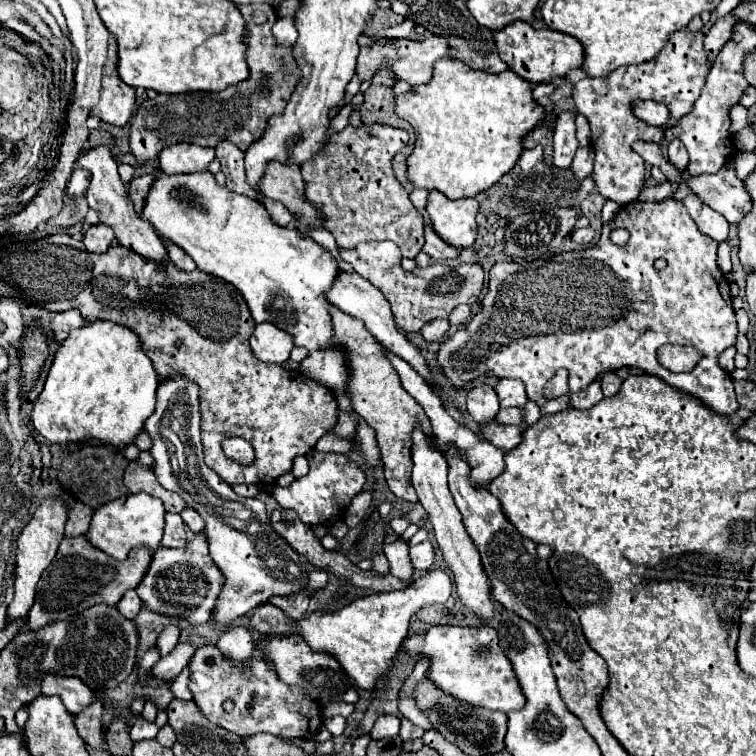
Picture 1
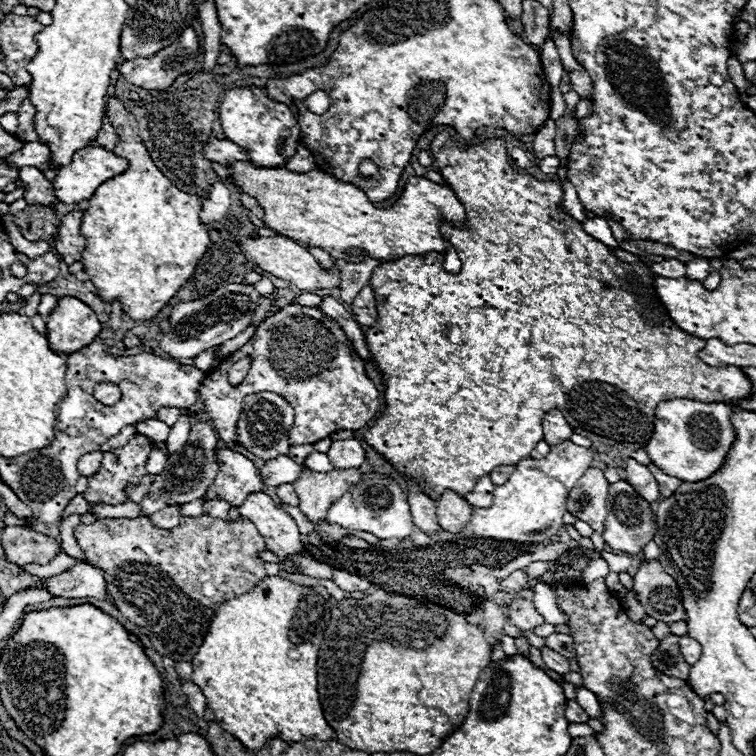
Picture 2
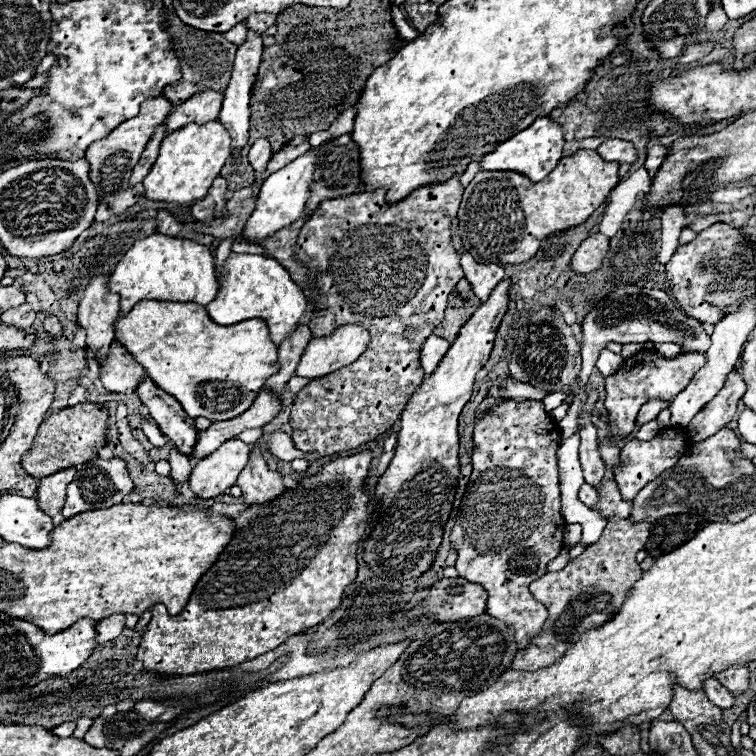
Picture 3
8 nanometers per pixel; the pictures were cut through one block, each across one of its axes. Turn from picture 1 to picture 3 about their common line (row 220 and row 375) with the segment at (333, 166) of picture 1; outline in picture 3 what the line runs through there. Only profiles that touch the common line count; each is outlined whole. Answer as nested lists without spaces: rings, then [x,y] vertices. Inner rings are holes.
[[[458,176],[426,184],[396,204],[386,200],[386,188],[376,188],[356,196],[324,200],[324,204],[314,210],[308,224],[300,230],[296,258],[304,266],[318,270],[318,296],[314,300],[316,304],[324,304],[324,310],[314,314],[308,324],[312,334],[326,336],[338,326],[360,324],[370,330],[370,344],[354,364],[314,378],[296,394],[290,412],[290,426],[294,430],[292,440],[298,450],[318,452],[322,456],[352,450],[376,440],[384,432],[392,430],[392,426],[400,420],[410,396],[424,380],[420,348],[424,340],[432,336],[436,324],[444,318],[450,292],[458,280],[464,278],[450,236],[450,224],[460,208],[462,194],[464,188],[460,186]]]

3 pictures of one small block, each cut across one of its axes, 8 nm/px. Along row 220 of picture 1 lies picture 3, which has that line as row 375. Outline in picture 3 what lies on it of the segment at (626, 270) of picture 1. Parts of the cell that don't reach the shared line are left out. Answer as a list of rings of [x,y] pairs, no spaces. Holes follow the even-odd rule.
[[[640,350],[632,358],[624,360],[624,364],[616,370],[614,376],[606,378],[606,410],[608,410],[608,436],[614,440],[626,438],[632,428],[638,410],[642,404],[660,398],[660,400],[674,400],[678,392],[682,392],[692,376],[706,364],[704,352],[686,352],[676,358],[664,358],[654,350]]]

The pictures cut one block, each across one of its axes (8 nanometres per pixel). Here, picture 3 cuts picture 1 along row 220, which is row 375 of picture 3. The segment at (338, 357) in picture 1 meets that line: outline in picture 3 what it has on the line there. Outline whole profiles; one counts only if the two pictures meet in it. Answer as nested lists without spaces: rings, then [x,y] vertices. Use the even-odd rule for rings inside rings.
[[[142,300],[132,308],[128,316],[118,316],[116,338],[146,368],[148,378],[152,378],[162,390],[172,394],[190,418],[204,416],[212,422],[222,422],[240,416],[264,390],[266,380],[272,374],[280,372],[278,346],[272,344],[268,324],[264,320],[252,318],[240,324],[232,324],[232,328],[220,328],[218,324],[212,324],[212,320],[208,320],[208,312],[204,312],[204,306],[194,302],[182,304]]]

